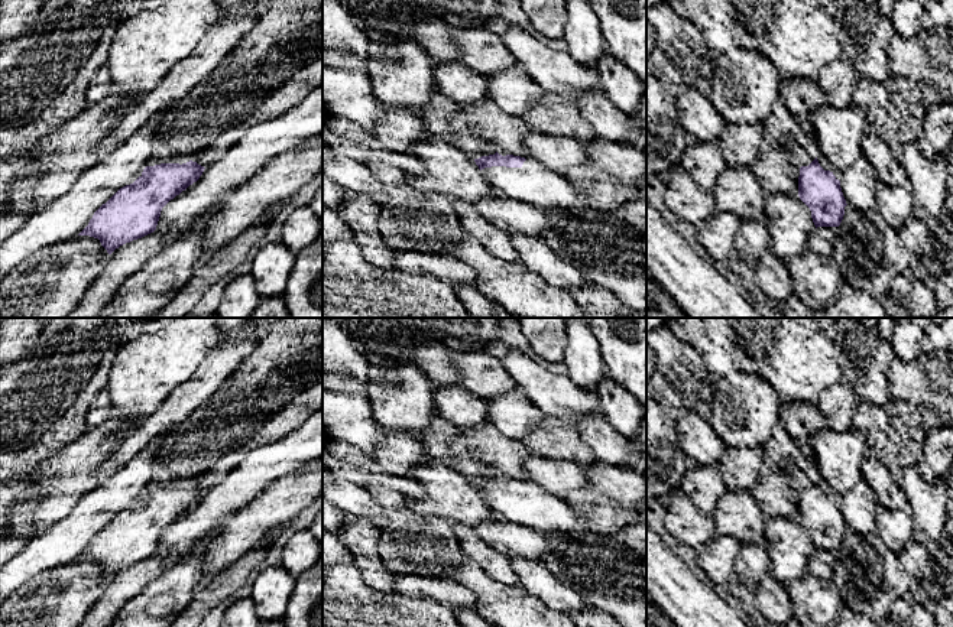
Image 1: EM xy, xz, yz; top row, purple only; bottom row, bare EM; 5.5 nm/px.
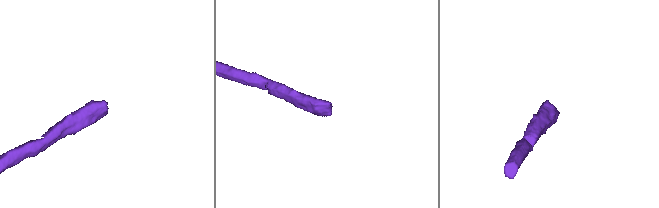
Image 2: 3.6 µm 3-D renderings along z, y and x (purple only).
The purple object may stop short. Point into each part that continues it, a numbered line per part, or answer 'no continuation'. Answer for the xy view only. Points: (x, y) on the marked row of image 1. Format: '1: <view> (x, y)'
no continuation

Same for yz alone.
1: yz (825, 165)

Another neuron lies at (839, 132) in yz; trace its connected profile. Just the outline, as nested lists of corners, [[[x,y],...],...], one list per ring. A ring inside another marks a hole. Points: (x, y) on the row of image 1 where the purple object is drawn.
[[[850,104],[836,108],[821,105],[810,114],[813,136],[826,162],[840,173],[862,155],[862,140],[866,134],[866,108]]]

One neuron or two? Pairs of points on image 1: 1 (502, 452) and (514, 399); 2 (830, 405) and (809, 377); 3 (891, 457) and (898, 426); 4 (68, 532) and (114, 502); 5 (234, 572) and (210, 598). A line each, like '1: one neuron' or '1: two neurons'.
1: two neurons
2: two neurons
3: one neuron
4: one neuron
5: one neuron

